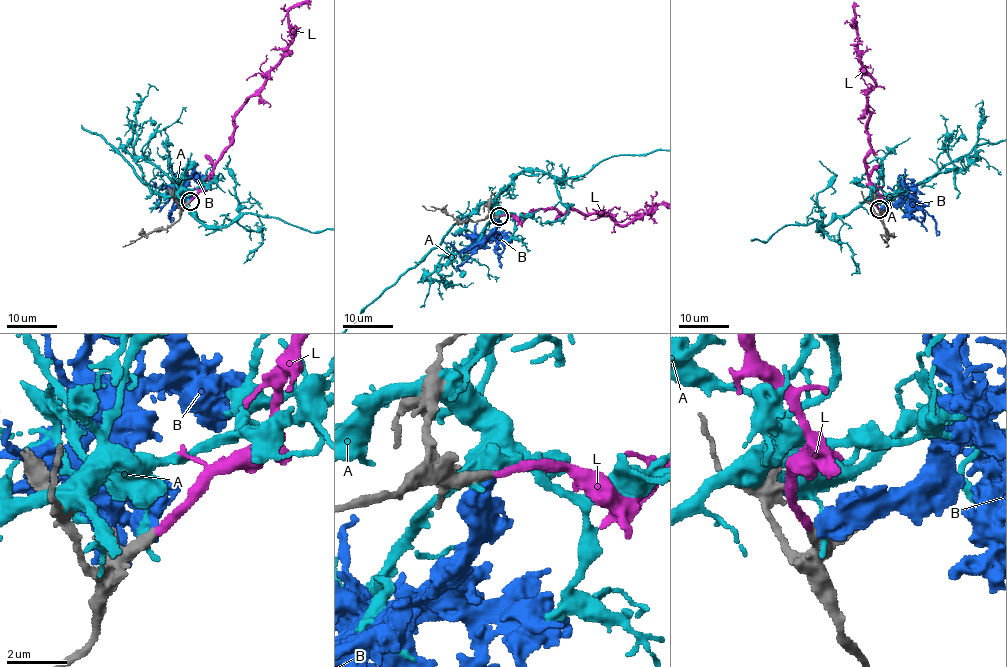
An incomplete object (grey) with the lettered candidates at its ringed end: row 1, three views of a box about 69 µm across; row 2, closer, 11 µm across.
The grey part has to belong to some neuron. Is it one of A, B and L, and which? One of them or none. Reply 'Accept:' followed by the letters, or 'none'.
Accept: L

